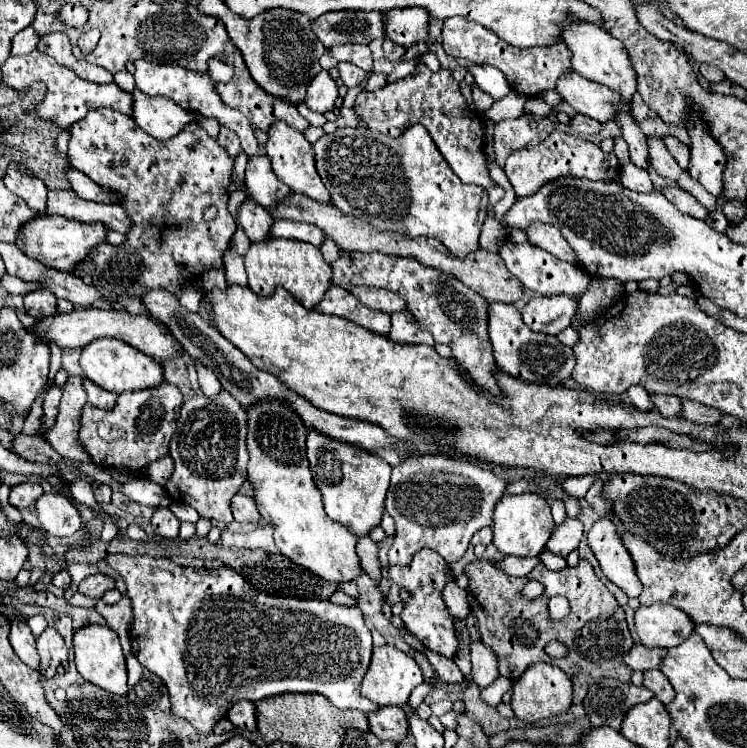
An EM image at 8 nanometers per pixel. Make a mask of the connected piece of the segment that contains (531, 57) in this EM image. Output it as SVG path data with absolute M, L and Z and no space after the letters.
M451 17L443 25L443 49L451 57L461 57L471 63L487 63L503 71L505 79L523 97L537 97L545 91L555 91L555 83L561 75L565 75L571 69L571 51L565 47L565 43L557 43L551 47L527 47L517 49L503 39L499 39L491 29L467 21L463 17Z

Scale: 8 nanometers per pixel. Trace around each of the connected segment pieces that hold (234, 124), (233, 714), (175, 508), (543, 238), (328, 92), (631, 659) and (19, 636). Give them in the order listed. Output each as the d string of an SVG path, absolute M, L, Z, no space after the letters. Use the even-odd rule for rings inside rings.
M139 59L135 63L135 83L137 83L137 89L145 95L163 95L163 97L169 97L173 99L177 105L181 105L185 111L191 111L191 113L199 113L203 117L215 117L223 127L229 127L231 131L237 133L237 137L241 139L241 147L243 151L253 157L257 155L259 151L259 143L255 139L255 133L251 129L251 123L249 119L239 111L239 109L231 109L223 103L221 95L215 91L215 85L217 81L221 83L227 83L231 81L233 77L233 67L219 61L219 59L211 59L209 61L209 71L207 73L197 73L197 71L191 71L191 69L183 69L179 65L155 65L155 63L149 63L149 61L143 61ZM213 75L213 77L211 77ZM217 79L217 81L215 81Z
M239 701L231 707L231 711L227 713L227 719L239 727L239 729L249 729L255 731L257 729L257 715L255 715L255 703L253 701Z
M171 503L171 505L169 505L169 509L173 511L173 515L175 515L179 521L197 523L197 519L199 519L197 511L195 511L193 507L189 507L189 505L183 505L183 503Z
M533 223L533 225L527 229L527 235L529 235L529 243L533 243L533 245L545 249L545 251L549 251L551 255L559 257L561 261L579 265L579 261L577 261L573 249L571 249L569 243L563 239L563 235L559 233L557 227Z
M321 71L307 87L305 105L317 113L331 111L337 99L337 85L327 71Z
M633 645L633 649L627 653L625 663L633 671L651 671L659 669L659 663L663 661L663 655L667 655L665 649L661 647L643 647L643 645Z
M13 621L13 623L11 623L9 641L11 641L11 647L13 647L13 651L17 653L17 657L19 657L25 665L37 669L39 659L37 659L37 651L35 651L35 637L33 637L29 625L23 623L23 621Z

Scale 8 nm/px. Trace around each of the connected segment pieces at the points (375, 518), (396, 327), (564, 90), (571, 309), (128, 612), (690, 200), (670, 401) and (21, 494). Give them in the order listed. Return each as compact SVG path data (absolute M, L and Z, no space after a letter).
M315 431L307 433L307 459L313 481L323 495L325 513L335 523L347 527L353 535L369 535L381 523L385 513L385 495L389 489L391 467L371 453L359 447L347 447L345 443L335 443L333 439L323 439Z
M397 311L391 315L391 331L389 331L389 339L393 343L399 345L435 345L435 341L431 339L431 333L423 331L417 323L413 323L411 315L407 315L407 311Z
M569 71L559 79L559 95L581 115L587 115L599 123L615 119L621 111L631 111L631 105L625 105L623 97L599 83L593 83L575 71Z
M569 295L533 297L523 307L523 321L531 331L557 335L569 327L579 301Z
M121 597L119 603L115 605L105 605L101 599L97 601L95 609L103 615L103 619L107 621L107 625L119 633L119 640L125 657L132 654L130 642L130 629L133 623L133 609L131 609L131 601L127 597Z
M663 187L661 191L675 207L679 207L679 211L683 211L695 219L707 219L707 215L709 215L707 209L703 205L699 205L691 193L683 191L681 187Z
M655 395L651 397L655 401L655 405L659 407L659 411L665 415L665 417L675 417L675 415L681 415L681 399L679 397L669 397L669 395Z
M27 481L21 485L15 485L9 497L9 503L17 509L27 509L29 505L33 505L39 497L43 495L43 487L35 481Z

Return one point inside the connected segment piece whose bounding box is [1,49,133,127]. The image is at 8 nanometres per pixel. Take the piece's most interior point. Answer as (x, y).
(69, 98)

